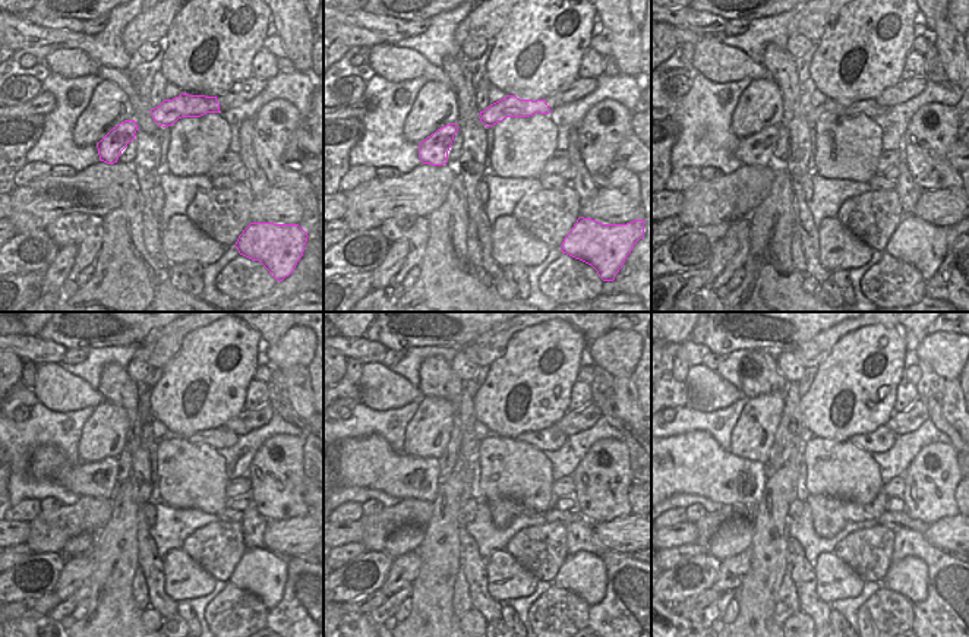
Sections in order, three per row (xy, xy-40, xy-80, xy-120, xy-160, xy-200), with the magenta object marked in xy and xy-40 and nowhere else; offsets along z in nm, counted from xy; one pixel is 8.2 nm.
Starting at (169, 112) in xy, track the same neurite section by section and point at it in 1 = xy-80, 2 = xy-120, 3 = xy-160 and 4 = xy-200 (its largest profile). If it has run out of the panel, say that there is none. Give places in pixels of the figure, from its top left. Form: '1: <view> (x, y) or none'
1: xy-80 (871, 109)
2: xy-120 (220, 437)
3: xy-160 (551, 438)
4: xy-200 (880, 440)

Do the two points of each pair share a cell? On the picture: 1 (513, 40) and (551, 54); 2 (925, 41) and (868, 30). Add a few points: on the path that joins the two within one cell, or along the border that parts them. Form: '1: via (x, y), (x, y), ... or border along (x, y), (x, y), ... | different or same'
1: via (523, 40), (539, 37), (545, 44) | same
2: border along (915, 37), (911, 49) | different

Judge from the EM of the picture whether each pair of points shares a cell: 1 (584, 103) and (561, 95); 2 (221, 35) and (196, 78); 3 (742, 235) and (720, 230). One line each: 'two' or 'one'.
1: two
2: one
3: one

